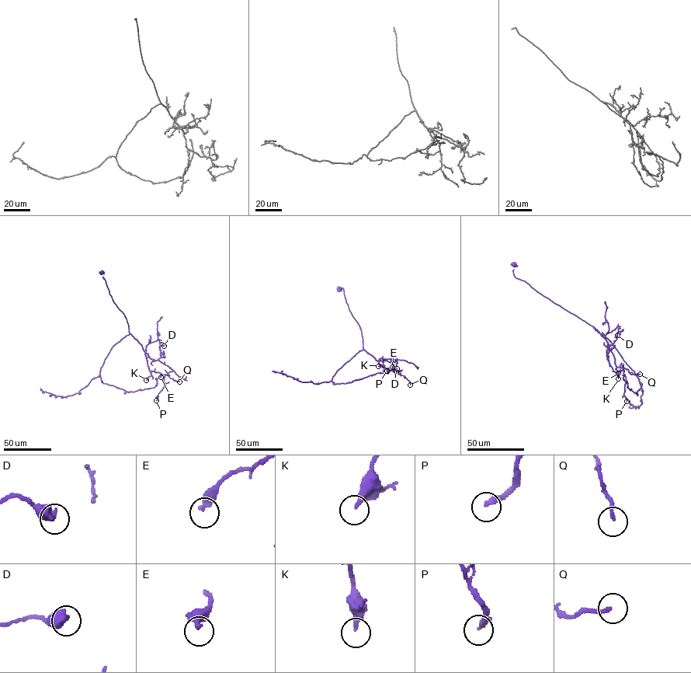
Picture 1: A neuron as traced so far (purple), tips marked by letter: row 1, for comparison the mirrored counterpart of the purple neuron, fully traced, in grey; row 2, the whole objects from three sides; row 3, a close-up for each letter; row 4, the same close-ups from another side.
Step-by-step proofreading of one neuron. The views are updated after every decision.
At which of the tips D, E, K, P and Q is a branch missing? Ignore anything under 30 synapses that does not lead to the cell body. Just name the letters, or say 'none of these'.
none of these

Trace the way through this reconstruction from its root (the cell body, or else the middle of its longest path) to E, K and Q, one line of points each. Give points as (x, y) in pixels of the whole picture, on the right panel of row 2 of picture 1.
E: (514, 264), (512, 272), (515, 277), (526, 281), (598, 331), (608, 343), (616, 366), (622, 367), (618, 373)
K: (514, 264), (512, 272), (515, 277), (526, 281), (543, 295), (593, 326), (605, 338), (615, 359), (618, 378)
Q: (514, 264), (515, 277), (598, 331), (607, 342), (616, 367), (627, 369), (630, 374), (640, 374)

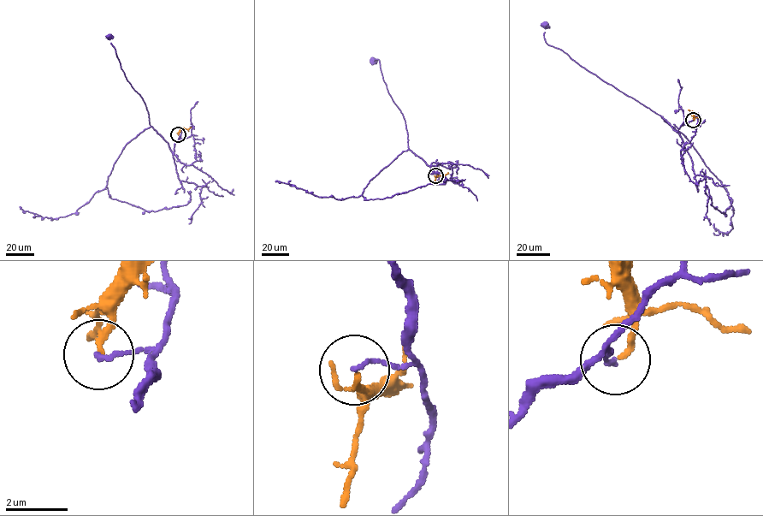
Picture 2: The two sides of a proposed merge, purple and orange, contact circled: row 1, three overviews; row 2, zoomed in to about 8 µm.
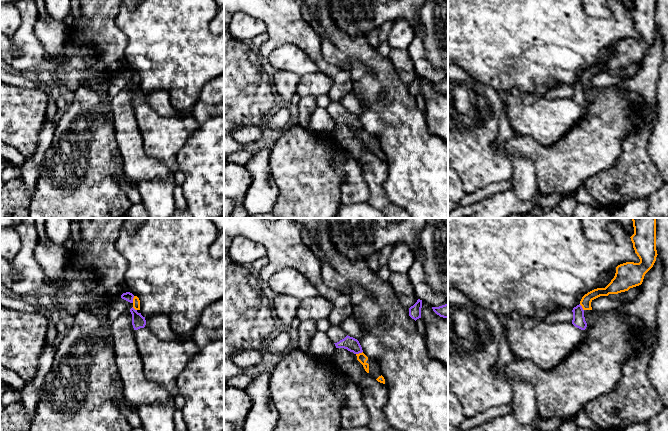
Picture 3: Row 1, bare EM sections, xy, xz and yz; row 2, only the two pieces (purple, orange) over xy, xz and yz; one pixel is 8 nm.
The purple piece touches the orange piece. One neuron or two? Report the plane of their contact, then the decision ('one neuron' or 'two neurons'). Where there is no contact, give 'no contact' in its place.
meets purple in xy; two neurons

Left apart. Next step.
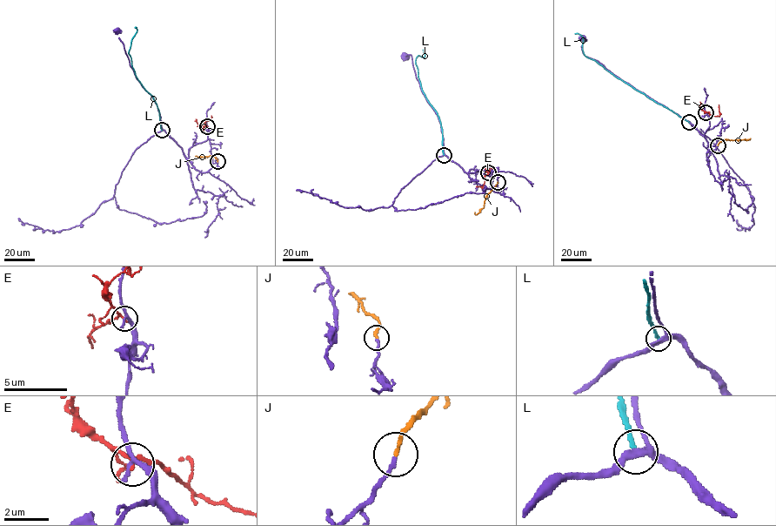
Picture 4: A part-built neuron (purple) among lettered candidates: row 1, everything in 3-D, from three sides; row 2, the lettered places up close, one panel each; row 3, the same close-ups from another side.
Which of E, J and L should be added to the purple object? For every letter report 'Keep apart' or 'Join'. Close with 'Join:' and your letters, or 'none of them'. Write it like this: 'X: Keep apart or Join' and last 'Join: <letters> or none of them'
E: Keep apart
J: Join
L: Keep apart
Join: J

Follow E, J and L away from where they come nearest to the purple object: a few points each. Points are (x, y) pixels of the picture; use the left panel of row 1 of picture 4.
E: (207, 126), (202, 131), (196, 119)
J: (217, 162), (214, 156), (195, 156)
L: (162, 130), (157, 105), (137, 77), (129, 54), (137, 31), (135, 28)

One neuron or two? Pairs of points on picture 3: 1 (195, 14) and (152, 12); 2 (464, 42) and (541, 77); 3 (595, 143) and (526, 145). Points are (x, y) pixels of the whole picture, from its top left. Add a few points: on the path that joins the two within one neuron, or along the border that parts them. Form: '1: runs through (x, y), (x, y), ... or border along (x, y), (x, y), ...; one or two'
1: runs through (184, 14), (163, 14); one
2: runs through (483, 42), (506, 42), (522, 58); one
3: runs through (578, 153), (543, 153); one

